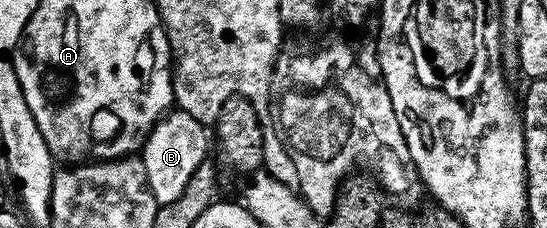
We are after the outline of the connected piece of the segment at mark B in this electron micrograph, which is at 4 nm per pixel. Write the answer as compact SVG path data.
M180 110L168 111L148 132L141 157L148 175L149 190L158 205L181 198L181 190L185 190L185 186L189 186L189 178L193 178L193 170L197 170L197 166L208 159L207 134L208 129L201 122Z

